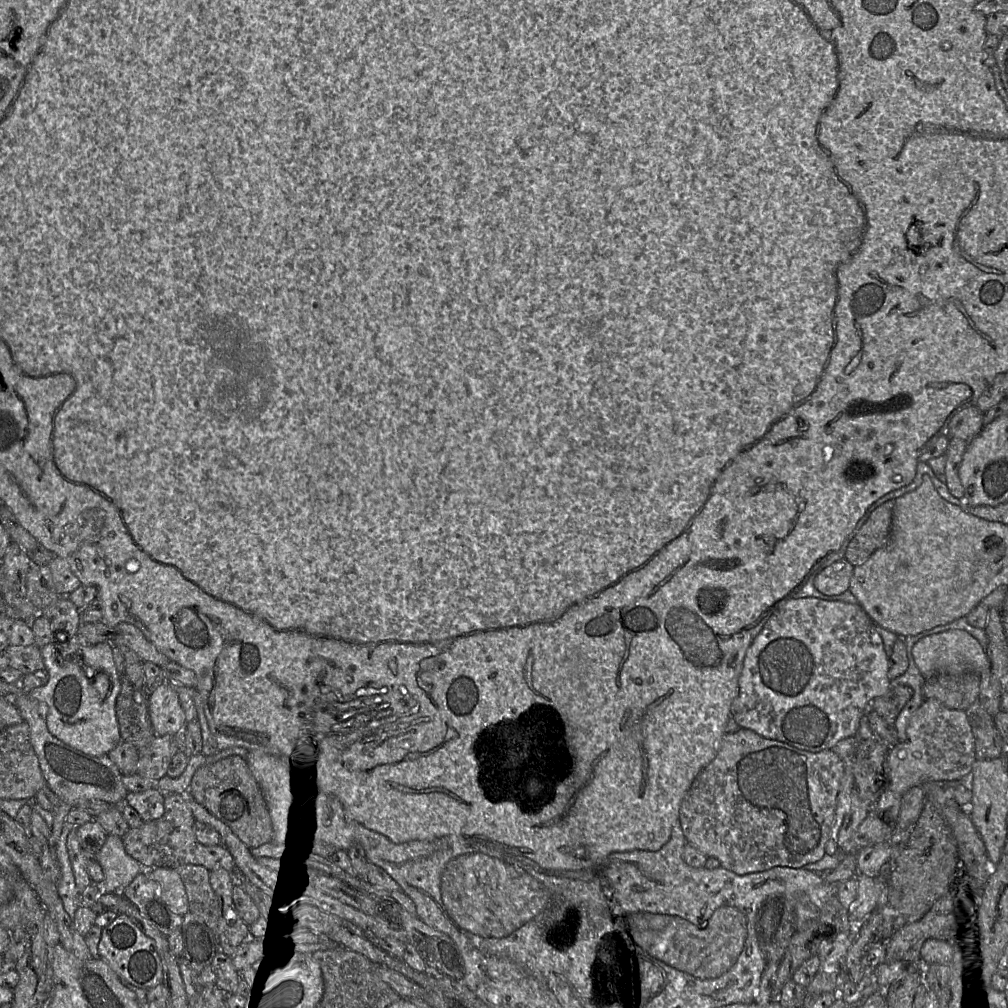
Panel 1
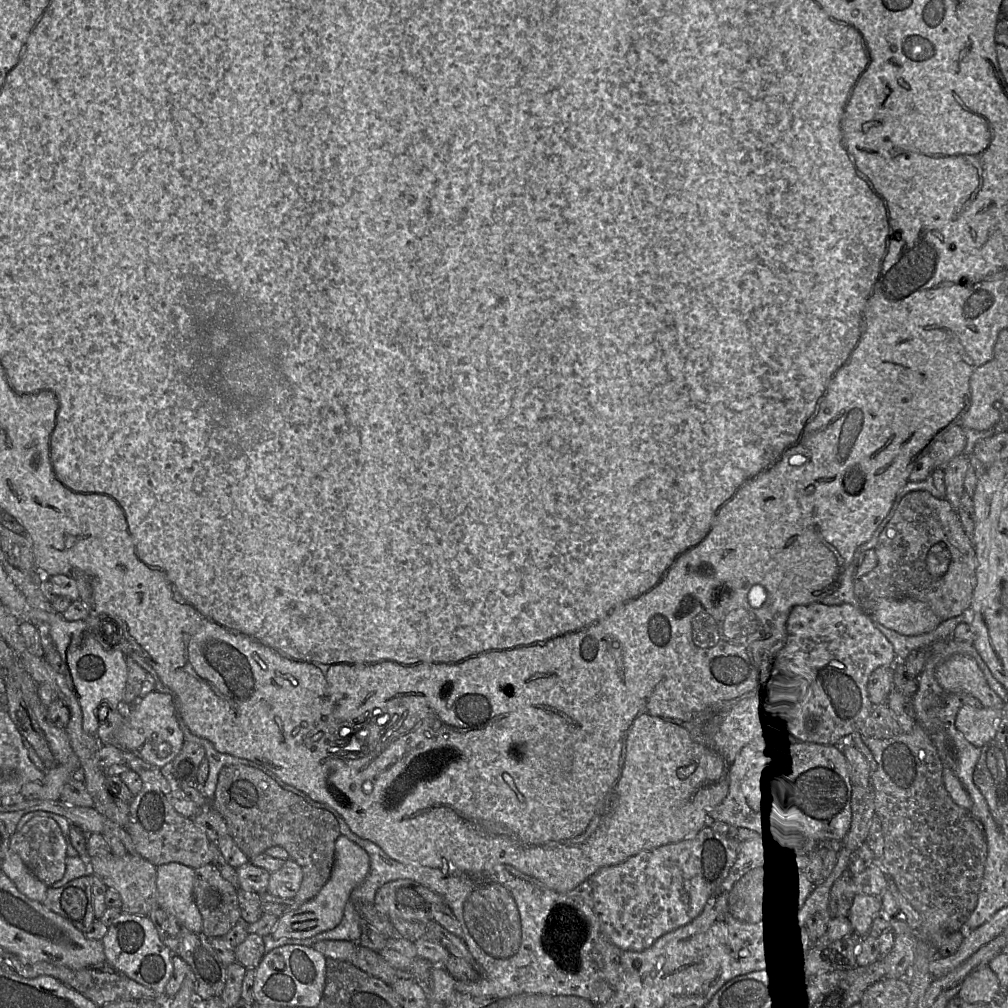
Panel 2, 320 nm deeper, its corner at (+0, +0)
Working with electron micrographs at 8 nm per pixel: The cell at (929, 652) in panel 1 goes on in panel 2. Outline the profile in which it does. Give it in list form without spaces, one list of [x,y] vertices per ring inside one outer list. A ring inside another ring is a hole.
[[[956,654],[935,670],[935,678],[938,684],[949,694],[966,693],[977,698],[984,707],[1001,708],[1004,705],[1002,698],[988,685],[983,672],[977,662],[968,655]]]

